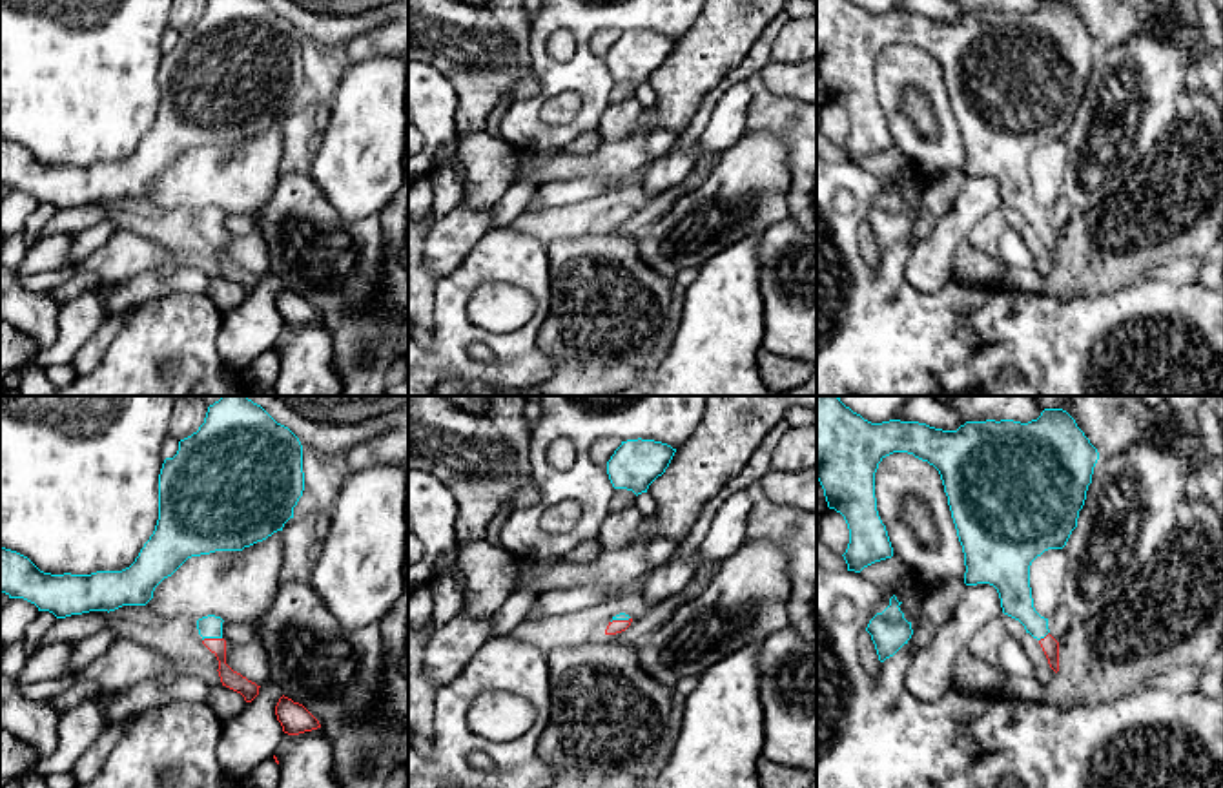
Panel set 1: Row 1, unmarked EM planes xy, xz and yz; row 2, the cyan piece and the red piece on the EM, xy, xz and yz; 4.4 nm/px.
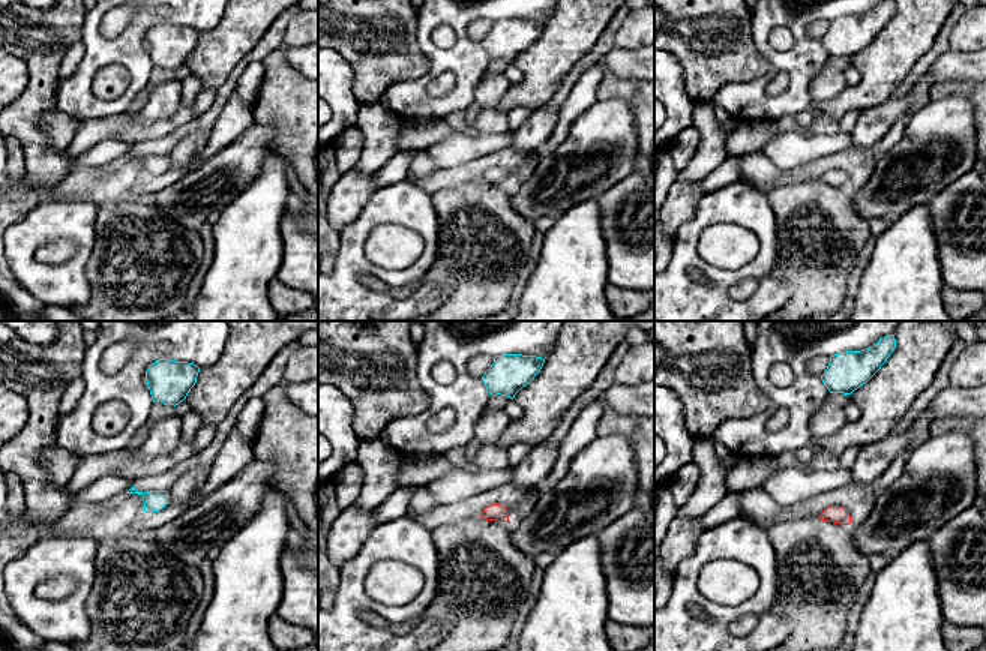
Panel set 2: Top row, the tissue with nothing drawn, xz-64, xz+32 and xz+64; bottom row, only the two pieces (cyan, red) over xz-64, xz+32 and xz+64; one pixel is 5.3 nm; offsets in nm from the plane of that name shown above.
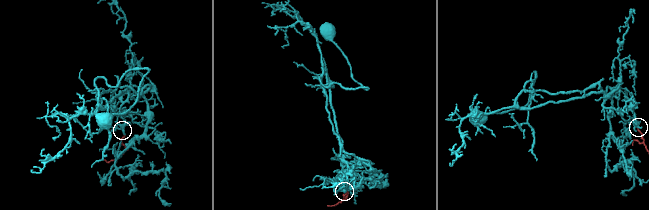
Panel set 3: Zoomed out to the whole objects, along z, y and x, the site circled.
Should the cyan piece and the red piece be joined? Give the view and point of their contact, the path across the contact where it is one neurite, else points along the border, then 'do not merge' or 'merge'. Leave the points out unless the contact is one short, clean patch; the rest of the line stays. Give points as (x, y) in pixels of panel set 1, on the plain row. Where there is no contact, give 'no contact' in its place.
meets cyan in xy at (212, 228); runs through xy (210, 217), (212, 228), (228, 269); merge

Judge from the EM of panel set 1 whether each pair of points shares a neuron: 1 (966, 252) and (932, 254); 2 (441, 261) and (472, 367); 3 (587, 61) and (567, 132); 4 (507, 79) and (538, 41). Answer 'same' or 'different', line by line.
1: different
2: different
3: same
4: different

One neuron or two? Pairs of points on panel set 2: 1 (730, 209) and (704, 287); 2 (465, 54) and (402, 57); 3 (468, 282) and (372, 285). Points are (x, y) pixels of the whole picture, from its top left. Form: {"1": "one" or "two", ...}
{"1": "one", "2": "two", "3": "two"}

